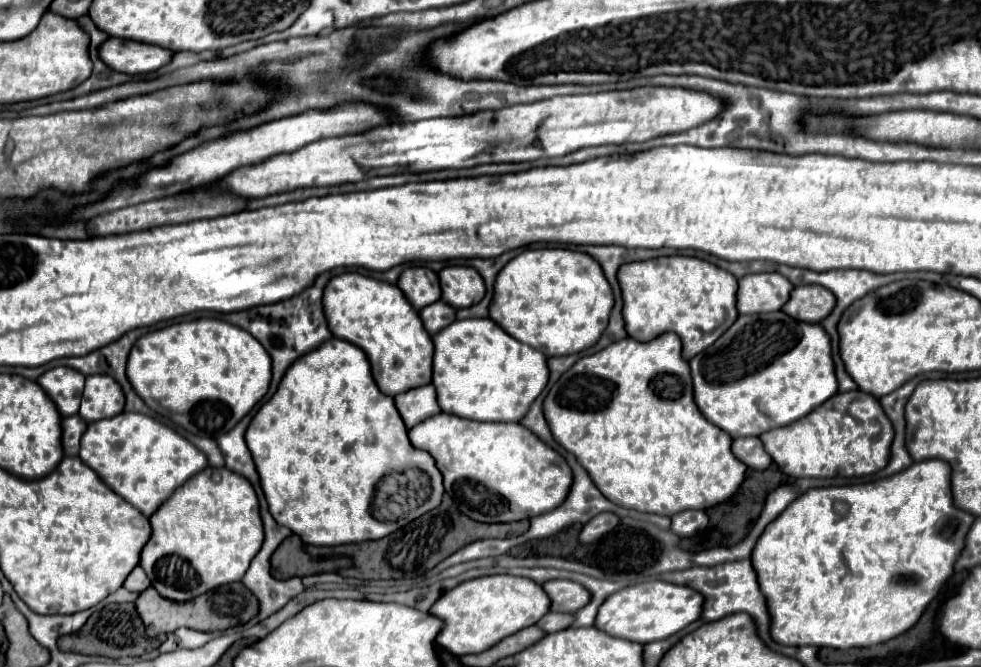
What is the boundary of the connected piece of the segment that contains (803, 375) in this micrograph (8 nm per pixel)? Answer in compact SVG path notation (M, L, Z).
M783 311L739 315L723 337L689 363L699 411L733 439L791 425L837 393L829 335L819 323L795 321Z

